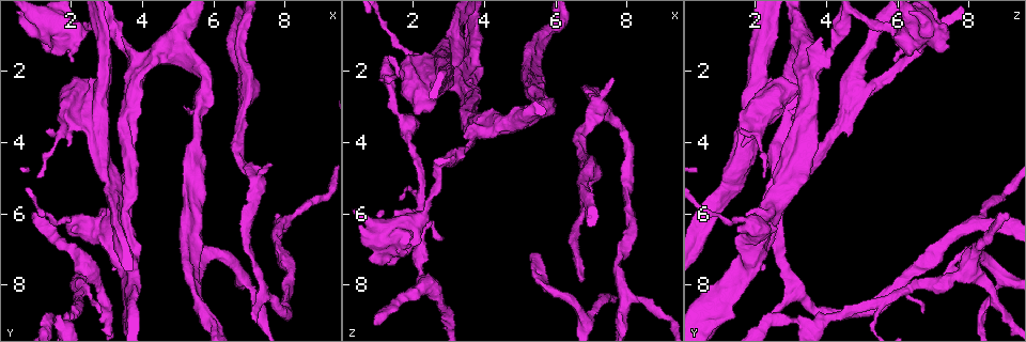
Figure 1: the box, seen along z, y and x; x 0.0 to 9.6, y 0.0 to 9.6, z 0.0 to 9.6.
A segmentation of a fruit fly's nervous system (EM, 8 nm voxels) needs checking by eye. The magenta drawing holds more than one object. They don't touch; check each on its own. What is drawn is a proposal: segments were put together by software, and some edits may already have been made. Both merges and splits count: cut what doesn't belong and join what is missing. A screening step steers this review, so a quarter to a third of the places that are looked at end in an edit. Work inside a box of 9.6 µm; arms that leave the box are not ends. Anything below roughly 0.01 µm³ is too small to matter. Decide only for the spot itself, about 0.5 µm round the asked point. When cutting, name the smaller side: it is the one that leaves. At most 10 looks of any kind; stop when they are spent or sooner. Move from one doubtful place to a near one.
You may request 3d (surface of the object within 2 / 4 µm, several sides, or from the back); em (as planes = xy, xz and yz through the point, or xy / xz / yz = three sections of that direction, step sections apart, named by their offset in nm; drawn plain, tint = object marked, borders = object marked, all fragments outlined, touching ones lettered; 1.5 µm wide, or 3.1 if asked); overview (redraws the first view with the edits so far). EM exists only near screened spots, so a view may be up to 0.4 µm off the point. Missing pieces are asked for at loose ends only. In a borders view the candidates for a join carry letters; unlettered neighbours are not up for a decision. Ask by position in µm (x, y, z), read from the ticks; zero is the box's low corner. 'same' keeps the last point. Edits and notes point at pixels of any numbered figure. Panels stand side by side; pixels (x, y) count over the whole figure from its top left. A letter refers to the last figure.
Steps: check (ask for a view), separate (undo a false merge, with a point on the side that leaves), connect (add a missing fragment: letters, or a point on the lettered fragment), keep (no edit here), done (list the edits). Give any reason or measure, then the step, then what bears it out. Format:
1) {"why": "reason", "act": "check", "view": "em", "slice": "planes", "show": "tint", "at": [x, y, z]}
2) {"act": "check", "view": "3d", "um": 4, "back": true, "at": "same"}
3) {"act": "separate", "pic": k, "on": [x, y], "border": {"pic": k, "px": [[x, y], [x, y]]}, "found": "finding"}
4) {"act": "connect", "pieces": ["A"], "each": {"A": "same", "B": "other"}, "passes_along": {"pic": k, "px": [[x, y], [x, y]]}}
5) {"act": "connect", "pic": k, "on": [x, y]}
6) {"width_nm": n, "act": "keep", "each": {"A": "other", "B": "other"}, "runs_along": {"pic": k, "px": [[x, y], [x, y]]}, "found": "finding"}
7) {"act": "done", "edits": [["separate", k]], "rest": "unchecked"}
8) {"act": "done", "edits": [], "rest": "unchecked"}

{"why": "thick turns thin", "act": "check", "view": "3d", "um": 2, "at": [1.95, 6.15, 1.70]}

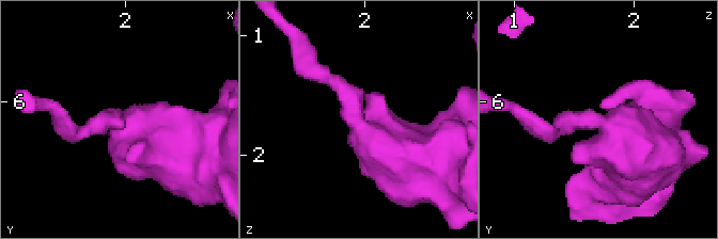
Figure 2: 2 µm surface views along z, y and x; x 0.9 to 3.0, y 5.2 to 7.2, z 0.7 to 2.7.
{"act": "check", "view": "em", "slice": "planes", "show": "borders", "at": [1.88, 6.16, 1.66]}

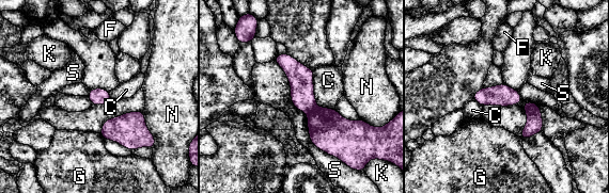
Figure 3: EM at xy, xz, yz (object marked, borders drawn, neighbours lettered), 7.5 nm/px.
{"act": "separate", "pic": 3, "on": [300, 78], "each": {"C": "other", "F": "other", "G": "other", "K": "other", "N": "other", "S": "other"}, "border": {"pic": 3, "px": [[316, 106], [307, 112]]}, "found": "a second cell is stuck on"}

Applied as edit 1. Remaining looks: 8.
{"why": "redraw", "act": "check", "view": "overview"}

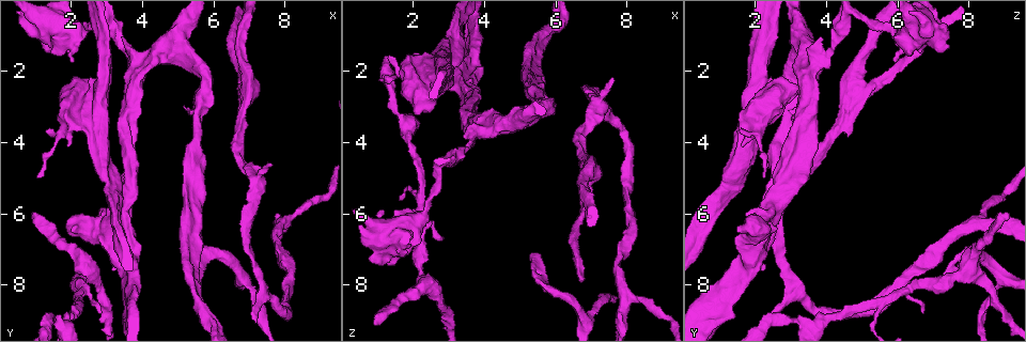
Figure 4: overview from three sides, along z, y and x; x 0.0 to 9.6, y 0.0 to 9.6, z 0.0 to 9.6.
{"why": "three arms meet", "act": "check", "view": "em", "slice": "planes", "show": "tint", "at": [6.90, 2.55, 4.95]}

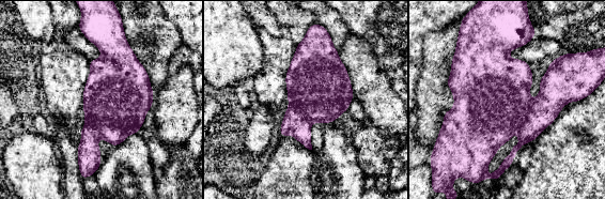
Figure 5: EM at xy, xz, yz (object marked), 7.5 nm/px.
{"act": "check", "view": "em", "slice": "planes", "show": "borders", "at": "same"}

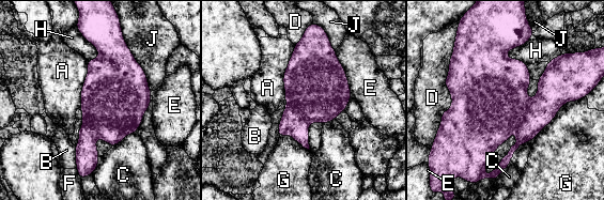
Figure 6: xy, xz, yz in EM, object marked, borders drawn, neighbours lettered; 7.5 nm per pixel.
{"act": "separate", "pic": 6, "on": [551, 96], "each": {"A": "other", "B": "other", "C": "other", "D": "other", "E": "other", "F": "other", "G": "other", "H": "other", "J": "other"}, "border": {"pic": 6, "px": [[529, 102], [522, 122], [514, 131]]}, "found": "a second cell is stuck on"}

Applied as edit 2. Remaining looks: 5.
{"why": "see it whole again", "act": "check", "view": "overview"}

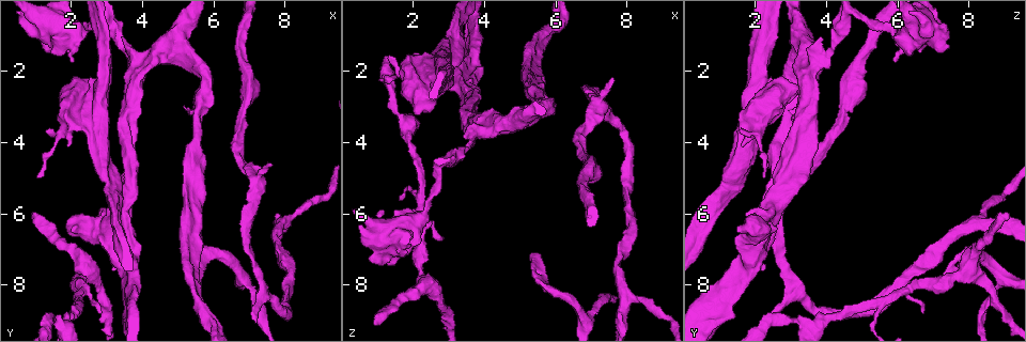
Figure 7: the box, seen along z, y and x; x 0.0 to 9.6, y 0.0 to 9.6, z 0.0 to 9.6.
{"why": "branch stops here", "act": "check", "view": "em", "slice": "planes", "show": "tint", "at": [0.95, 6.05, 9.15]}

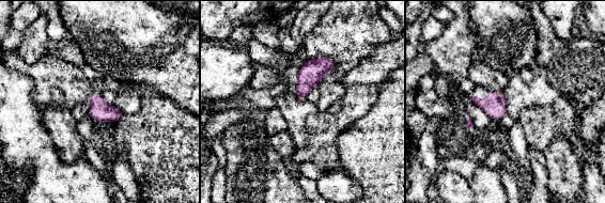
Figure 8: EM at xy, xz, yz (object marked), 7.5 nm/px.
{"why": "what lies round it", "act": "check", "view": "em", "slice": "planes", "show": "borders", "at": "same"}

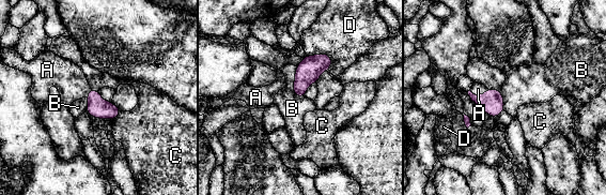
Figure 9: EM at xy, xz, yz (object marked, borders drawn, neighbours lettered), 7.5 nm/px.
{"width_nm": 140, "longest_contact_nm": ["B", 260], "act": "connect", "pieces": ["A"], "each": {"A": "same", "B": "other", "C": "other", "D": "other"}, "found": "it goes on there"}

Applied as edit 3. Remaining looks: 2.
{"act": "done", "edits": [["separate", 3], ["separate", 6], ["connect", 9]], "rest": "unchecked"}

